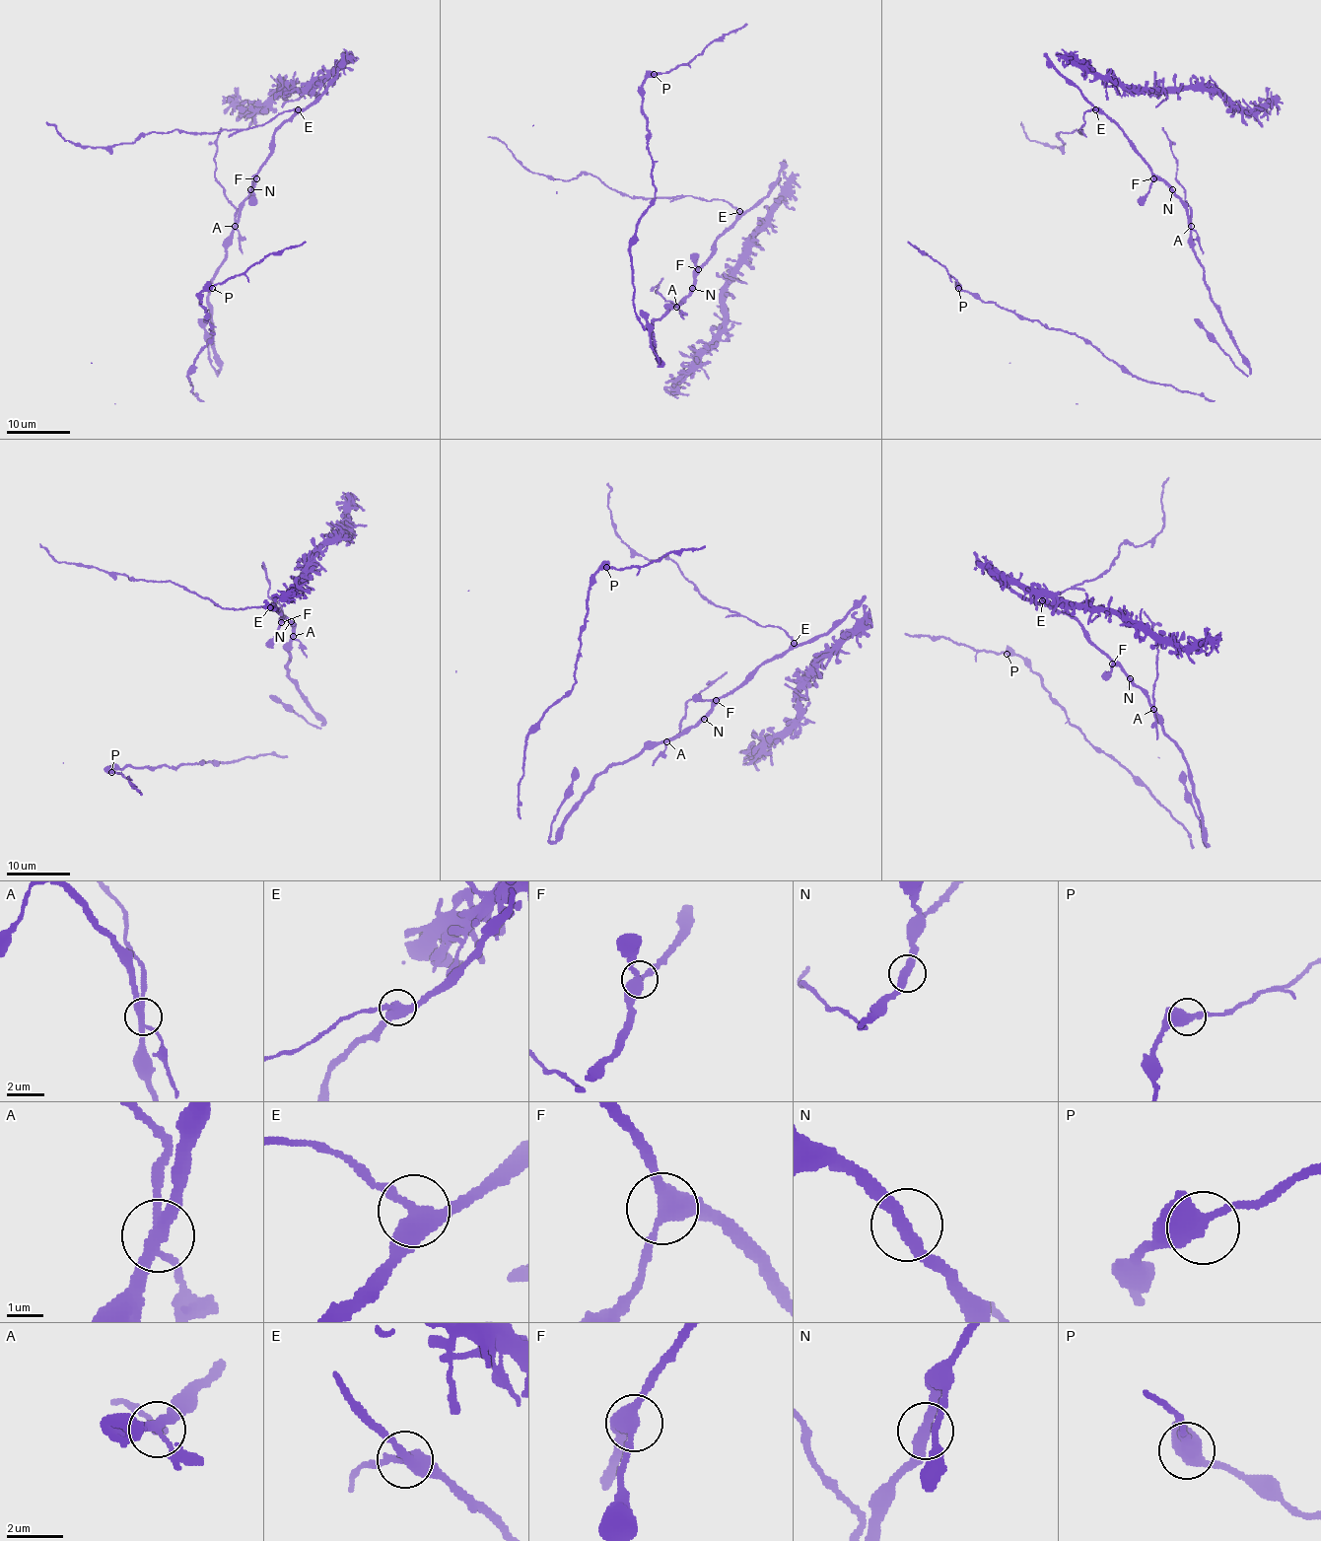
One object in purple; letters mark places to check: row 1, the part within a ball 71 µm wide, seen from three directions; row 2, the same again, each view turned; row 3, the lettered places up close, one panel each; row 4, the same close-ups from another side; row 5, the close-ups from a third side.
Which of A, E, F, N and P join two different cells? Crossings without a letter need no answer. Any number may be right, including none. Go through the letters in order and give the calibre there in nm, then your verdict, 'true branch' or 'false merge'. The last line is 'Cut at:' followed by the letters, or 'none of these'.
A: 300 nm thick; false merge
E: 440 nm thick; false merge
F: 380 nm thick; true branch
N: 360 nm thick; true branch
P: 400 nm thick; true branch
Cut at: A, E

